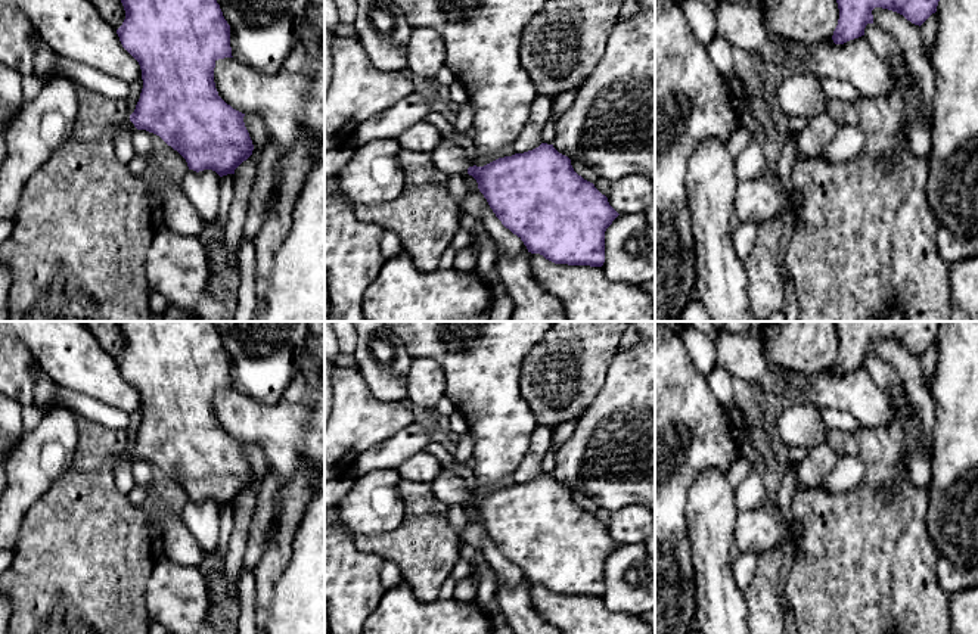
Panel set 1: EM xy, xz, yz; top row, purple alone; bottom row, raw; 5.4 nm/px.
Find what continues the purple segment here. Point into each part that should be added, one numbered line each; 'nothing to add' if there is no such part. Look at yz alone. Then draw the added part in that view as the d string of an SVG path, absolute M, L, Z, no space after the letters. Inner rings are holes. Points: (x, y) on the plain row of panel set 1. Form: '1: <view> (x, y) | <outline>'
nothing to add

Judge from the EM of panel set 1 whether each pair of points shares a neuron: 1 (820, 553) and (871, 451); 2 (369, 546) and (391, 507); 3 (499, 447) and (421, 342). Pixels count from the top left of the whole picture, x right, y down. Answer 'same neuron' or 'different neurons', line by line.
1: same neuron
2: different neurons
3: same neuron

